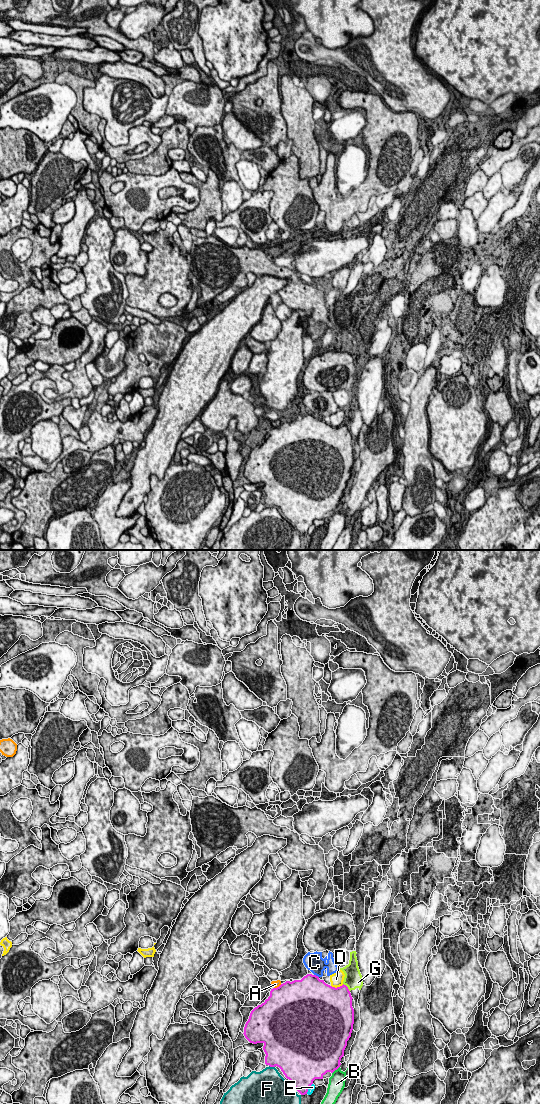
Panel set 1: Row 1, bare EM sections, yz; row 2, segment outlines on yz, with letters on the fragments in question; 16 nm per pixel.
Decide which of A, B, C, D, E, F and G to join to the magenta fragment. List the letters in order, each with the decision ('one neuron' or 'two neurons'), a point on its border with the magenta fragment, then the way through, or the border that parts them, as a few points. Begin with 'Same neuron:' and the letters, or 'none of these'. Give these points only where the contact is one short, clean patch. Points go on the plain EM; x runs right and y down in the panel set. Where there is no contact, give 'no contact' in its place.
Same neuron: none of these
A: two neurons; meets magenta in yz at (277, 427)
B: two neurons; meets magenta in yz at (335, 509)
C: two neurons; meets magenta in yz at (315, 415)
D: two neurons; meets magenta in yz at (337, 427)
E: two neurons; meets magenta in yz at (308, 528)
F: two neurons; meets magenta in yz at (293, 525)
G: two neurons; meets magenta in yz at (347, 427); border along yz (343, 423), (349, 431)

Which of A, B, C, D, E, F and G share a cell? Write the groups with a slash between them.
A / B / C D / E / F / G

